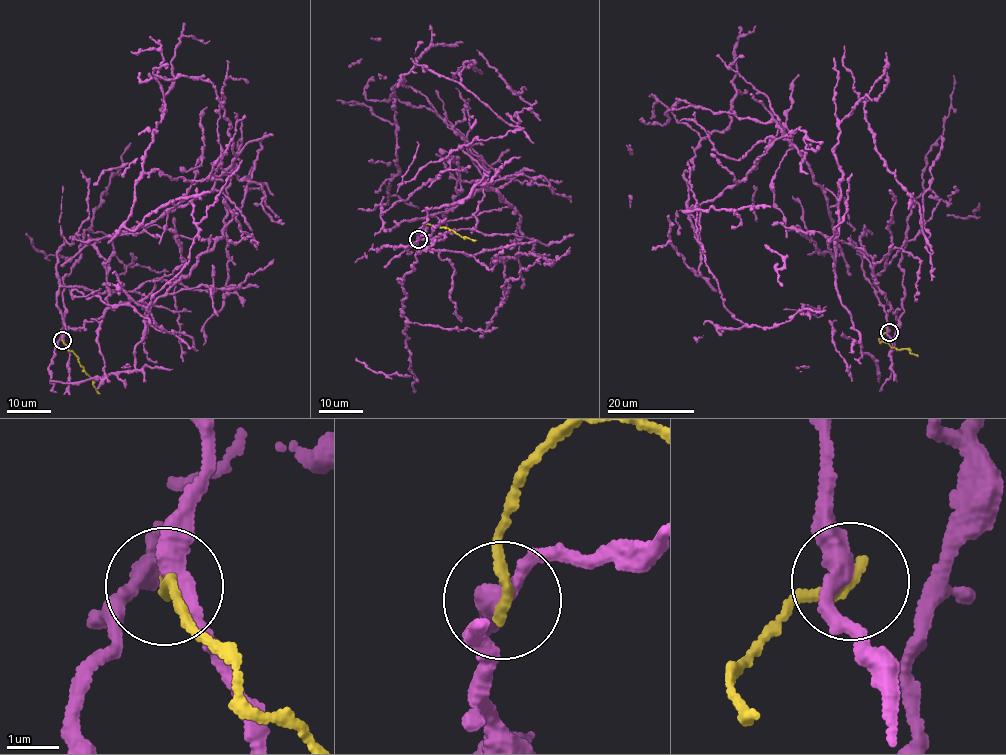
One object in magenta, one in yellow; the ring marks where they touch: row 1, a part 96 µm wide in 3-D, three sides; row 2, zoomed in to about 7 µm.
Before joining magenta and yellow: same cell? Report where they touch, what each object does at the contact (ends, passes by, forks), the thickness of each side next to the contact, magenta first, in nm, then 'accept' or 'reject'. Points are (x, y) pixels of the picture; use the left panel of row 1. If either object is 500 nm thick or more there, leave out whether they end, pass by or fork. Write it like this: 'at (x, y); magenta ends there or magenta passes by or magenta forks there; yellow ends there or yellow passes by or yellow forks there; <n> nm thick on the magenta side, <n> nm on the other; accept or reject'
at (62, 340); magenta forks there; yellow ends there; 280 nm thick on the magenta side, 220 nm on the other; reject

